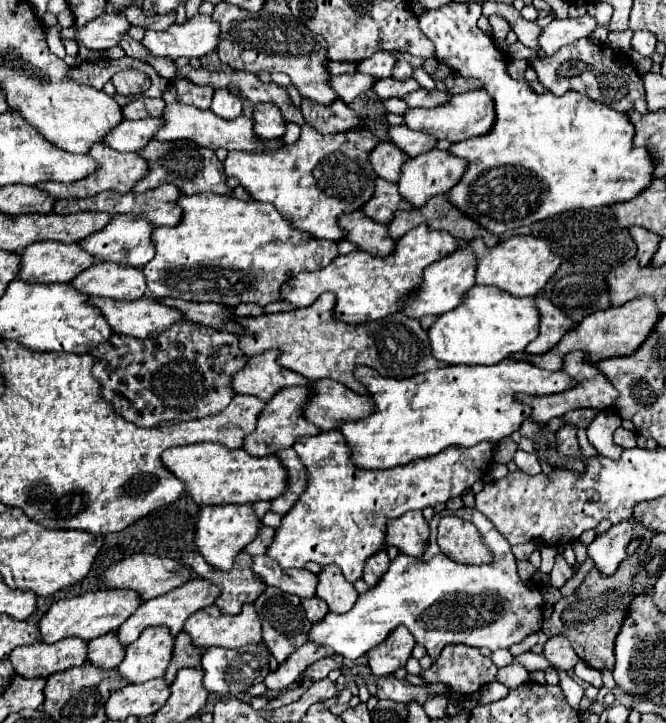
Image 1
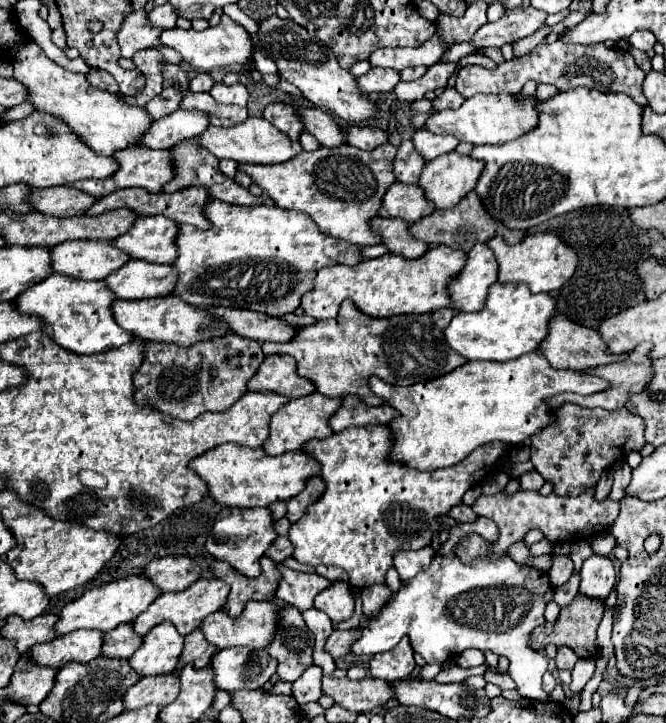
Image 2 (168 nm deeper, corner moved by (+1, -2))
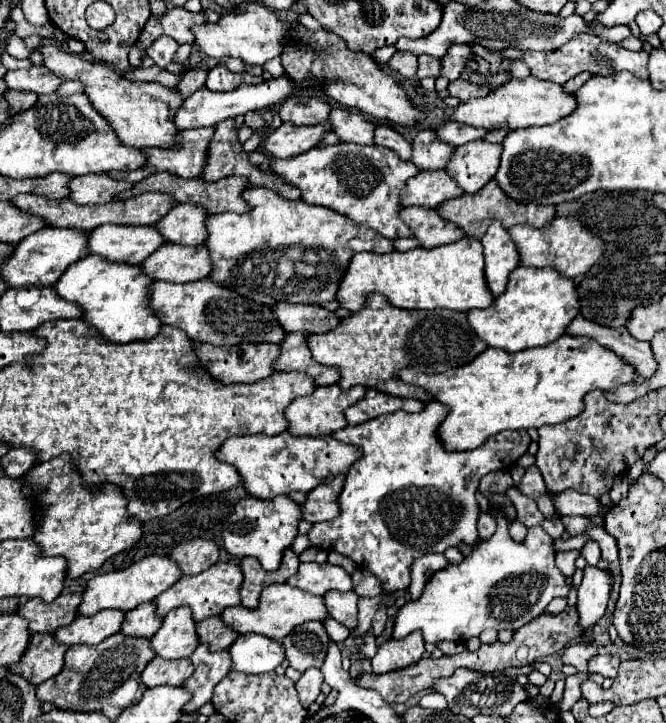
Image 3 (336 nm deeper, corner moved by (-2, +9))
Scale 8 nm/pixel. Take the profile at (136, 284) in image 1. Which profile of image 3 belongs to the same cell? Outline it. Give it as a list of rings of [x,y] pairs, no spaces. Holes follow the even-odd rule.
[[[160,245],[160,249],[156,249],[146,261],[140,263],[140,269],[152,281],[190,283],[204,279],[210,273],[212,263],[208,261],[208,251],[204,245]]]

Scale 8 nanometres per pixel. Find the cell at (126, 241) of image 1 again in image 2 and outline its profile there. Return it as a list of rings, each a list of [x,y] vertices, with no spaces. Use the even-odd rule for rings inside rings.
[[[143,216],[125,234],[113,240],[113,244],[125,250],[131,258],[171,264],[177,258],[177,232],[179,224],[165,216]]]

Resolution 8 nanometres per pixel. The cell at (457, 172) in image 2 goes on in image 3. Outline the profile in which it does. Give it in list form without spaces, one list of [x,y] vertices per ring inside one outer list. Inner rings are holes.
[[[472,141],[454,149],[450,161],[446,163],[446,173],[458,183],[464,193],[476,193],[494,175],[500,165],[502,145]]]

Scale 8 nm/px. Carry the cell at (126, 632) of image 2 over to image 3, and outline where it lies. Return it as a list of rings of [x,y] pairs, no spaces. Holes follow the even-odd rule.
[[[154,601],[138,605],[136,609],[128,611],[124,621],[122,621],[122,629],[120,633],[126,637],[152,637],[158,629],[160,629],[160,617],[156,617],[156,607]]]

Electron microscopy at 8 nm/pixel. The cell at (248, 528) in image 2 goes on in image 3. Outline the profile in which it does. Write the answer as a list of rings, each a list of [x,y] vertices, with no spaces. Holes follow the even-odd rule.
[[[286,495],[268,499],[268,501],[256,499],[256,497],[244,497],[234,505],[234,511],[224,523],[224,529],[222,529],[224,549],[234,557],[246,557],[246,555],[256,557],[266,571],[274,571],[280,565],[282,551],[290,547],[292,539],[296,537],[300,519],[302,519],[300,505]]]

